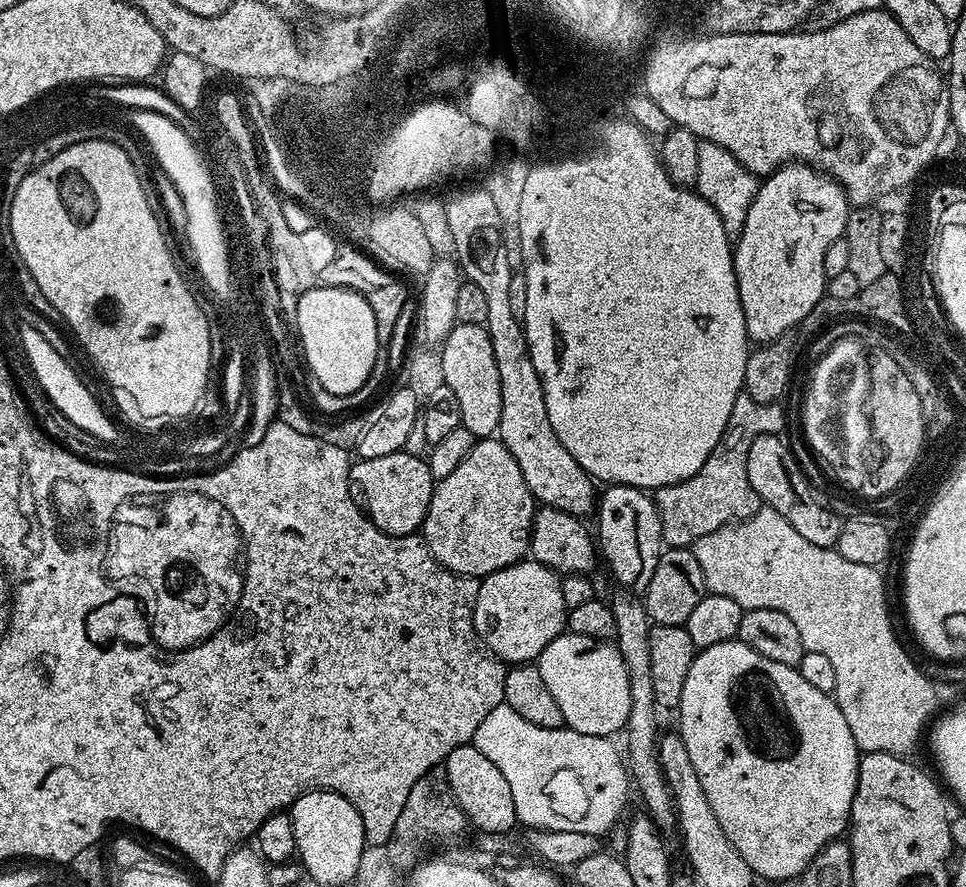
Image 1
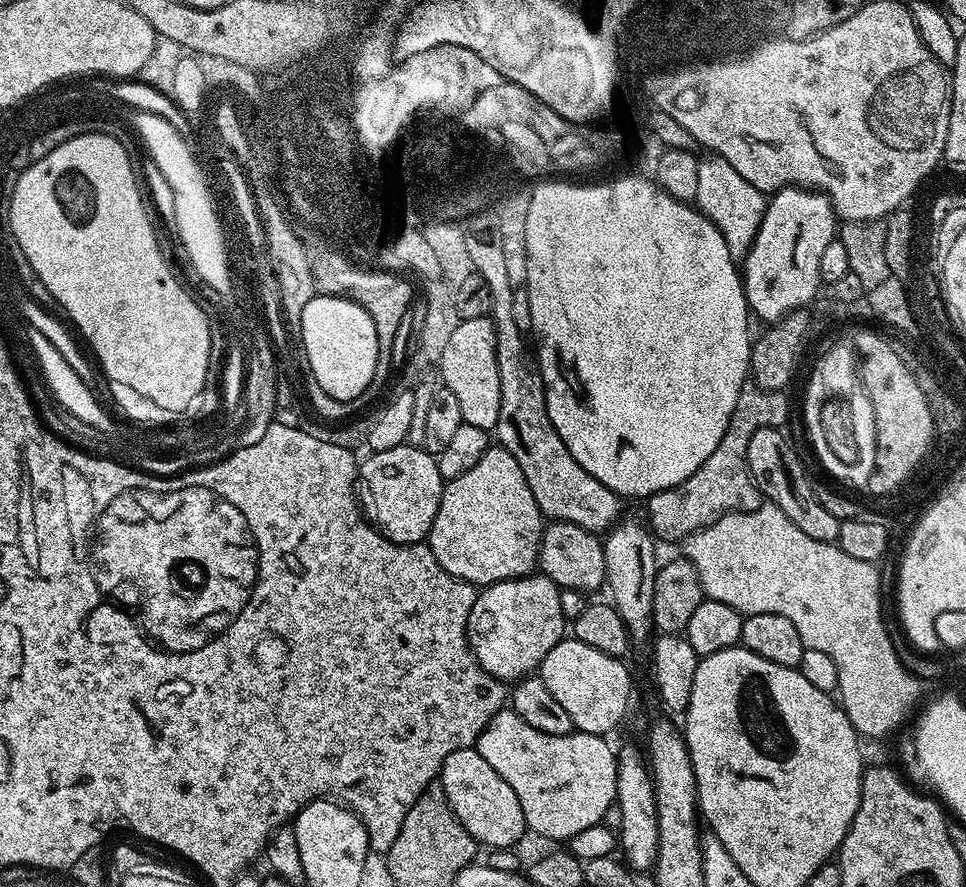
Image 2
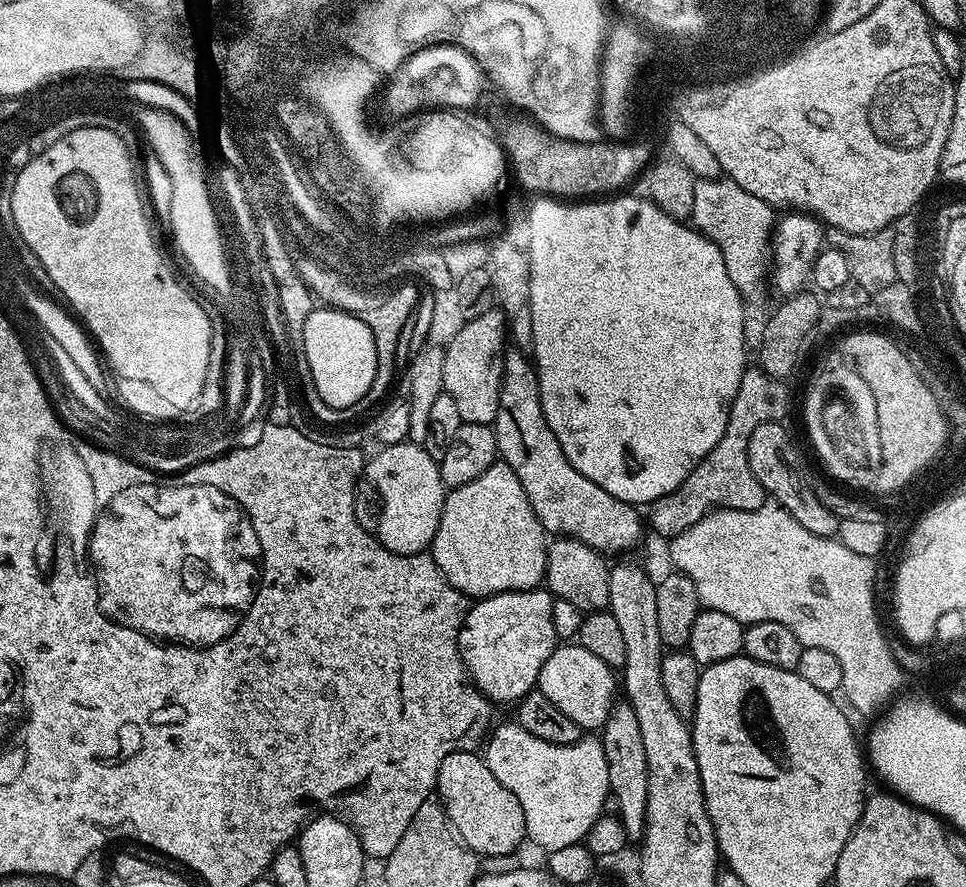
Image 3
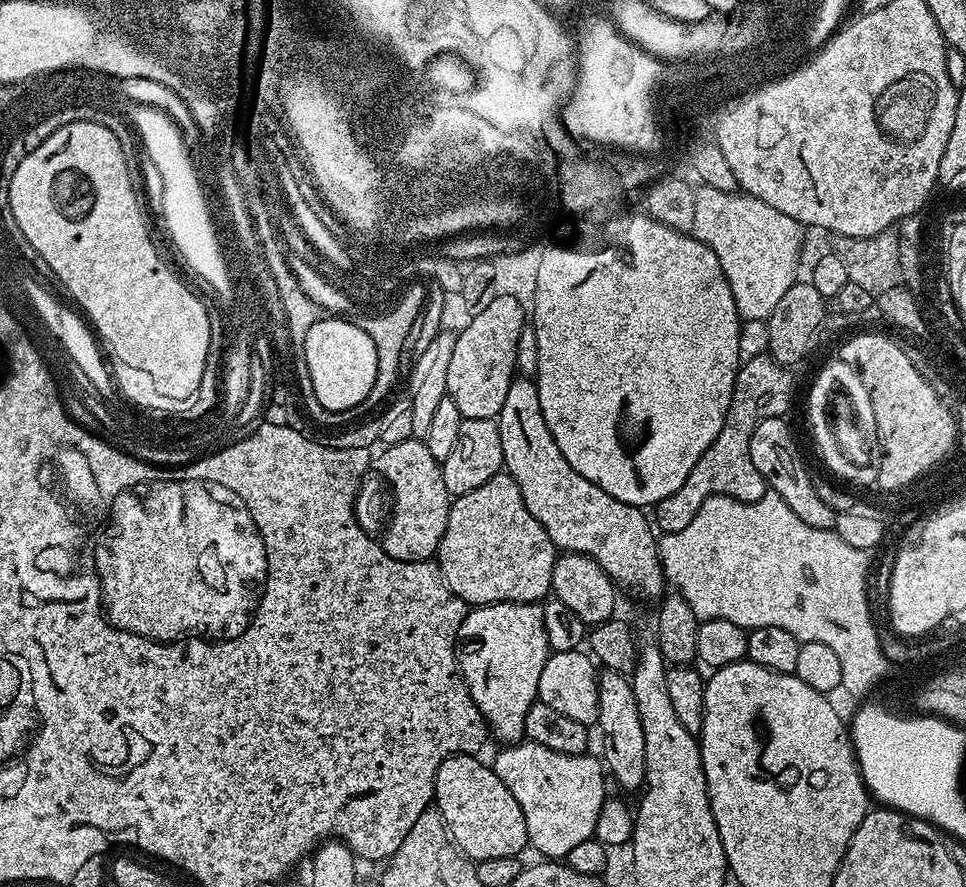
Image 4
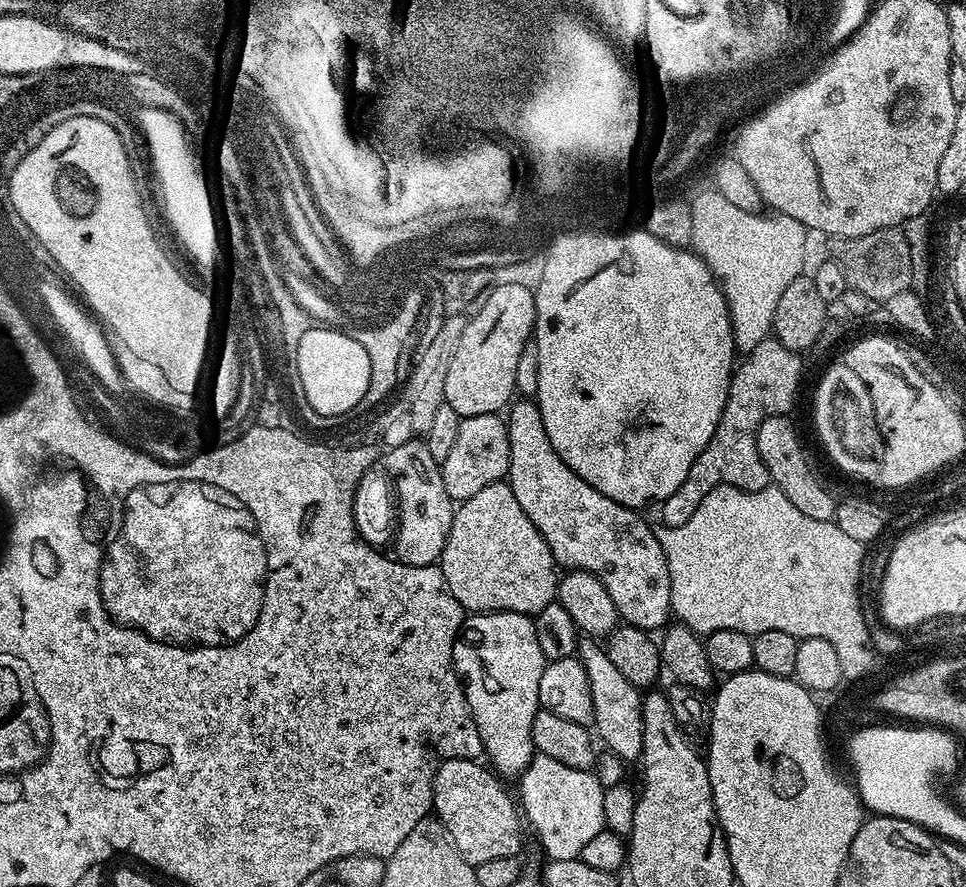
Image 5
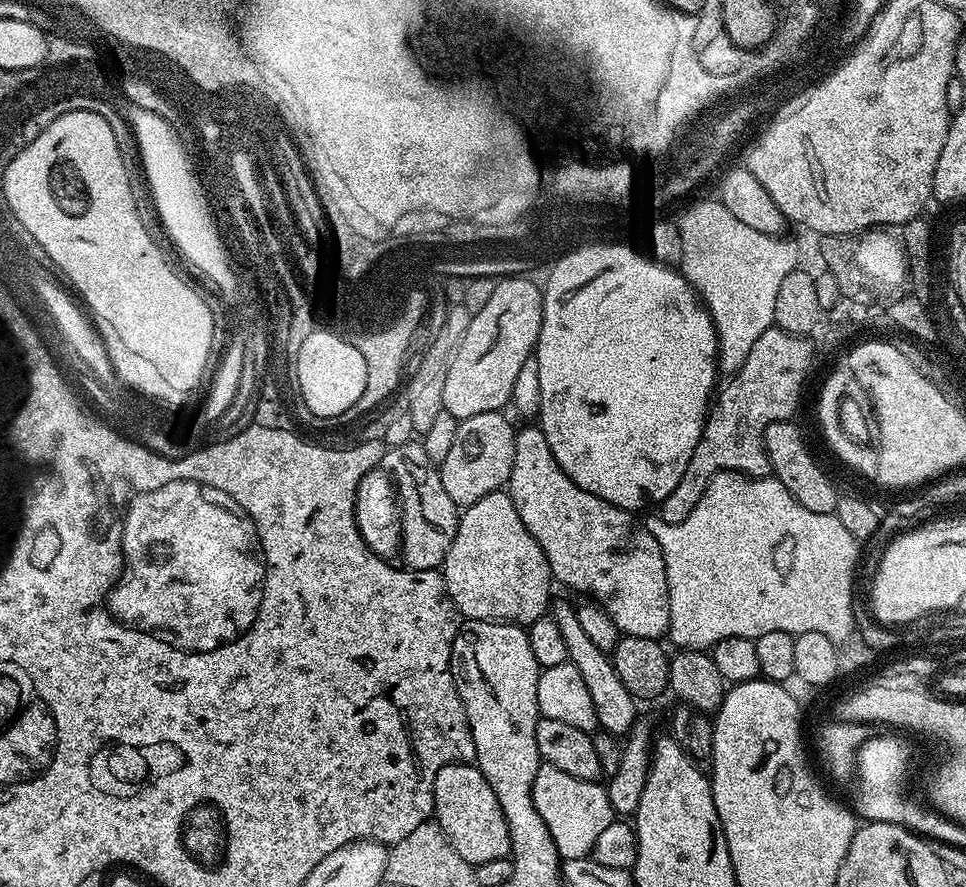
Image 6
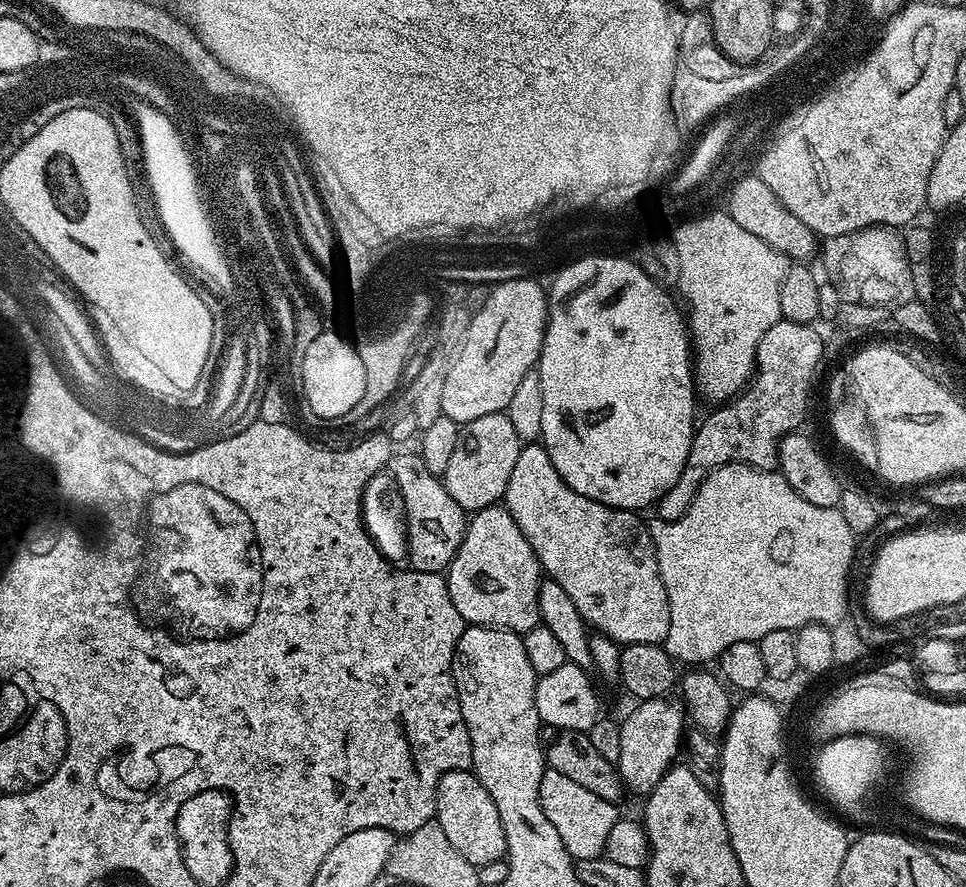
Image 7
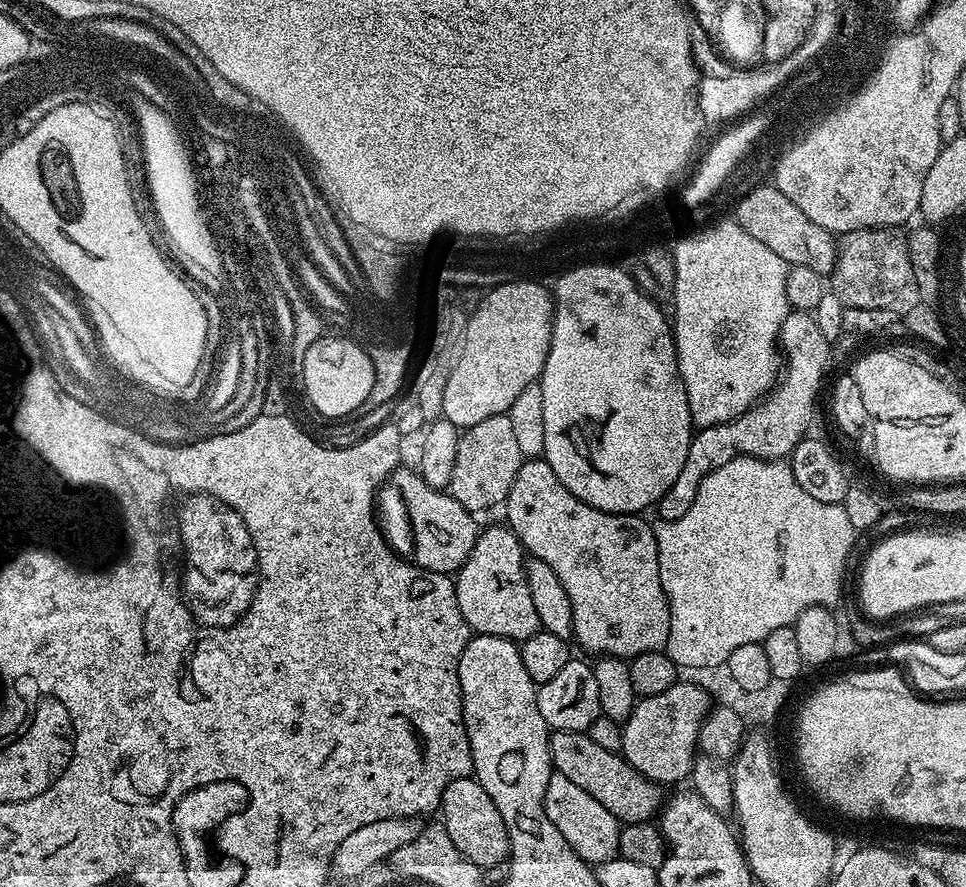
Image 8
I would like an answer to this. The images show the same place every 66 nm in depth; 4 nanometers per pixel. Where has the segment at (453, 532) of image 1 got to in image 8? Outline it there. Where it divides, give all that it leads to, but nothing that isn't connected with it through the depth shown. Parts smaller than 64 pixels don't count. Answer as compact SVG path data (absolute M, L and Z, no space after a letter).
M488 528L479 533L474 542L474 550L470 550L468 561L455 573L456 597L458 610L462 610L462 618L466 618L469 629L481 636L497 636L523 642L529 640L534 633L541 631L538 610L534 610L534 598L530 598L530 586L526 571L526 549L512 532L511 528Z

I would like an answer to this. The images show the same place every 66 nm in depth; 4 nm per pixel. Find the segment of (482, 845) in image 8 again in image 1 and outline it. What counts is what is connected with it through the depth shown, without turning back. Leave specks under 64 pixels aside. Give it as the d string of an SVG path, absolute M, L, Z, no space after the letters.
M469 742L450 750L444 759L442 767L446 770L448 781L452 787L452 797L457 806L463 810L468 823L480 832L511 833L512 827L517 827L516 811L514 810L514 797L510 794L510 786L506 777L498 771L498 766L482 754L476 745Z

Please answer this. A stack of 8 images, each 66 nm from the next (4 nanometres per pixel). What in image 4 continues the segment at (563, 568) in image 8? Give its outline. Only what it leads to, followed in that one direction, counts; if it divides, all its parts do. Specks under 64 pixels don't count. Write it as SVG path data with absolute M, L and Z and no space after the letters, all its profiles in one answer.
M522 375L513 379L510 390L506 390L506 402L502 402L498 423L502 434L503 471L518 482L526 510L538 518L556 549L594 558L621 589L629 588L644 600L659 601L666 592L664 567L660 564L658 536L649 517L648 520L644 517L645 509L610 498L602 486L594 486L594 482L582 478L582 474L562 458L550 426L546 426L535 379Z

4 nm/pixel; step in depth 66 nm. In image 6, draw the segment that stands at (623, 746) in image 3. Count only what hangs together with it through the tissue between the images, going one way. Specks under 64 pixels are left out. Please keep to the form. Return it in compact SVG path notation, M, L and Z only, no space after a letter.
M553 603L550 615L554 622L558 622L558 631L566 641L568 663L576 667L578 674L582 674L586 690L590 690L590 698L594 701L594 714L598 714L599 727L617 738L627 737L632 725L638 719L636 713L638 701L630 694L630 690L626 690L626 686L622 686L622 678L618 678L618 670L614 670L611 655L598 650L598 646L594 646L594 641L582 631L582 626L578 626L578 614L571 603L569 605Z

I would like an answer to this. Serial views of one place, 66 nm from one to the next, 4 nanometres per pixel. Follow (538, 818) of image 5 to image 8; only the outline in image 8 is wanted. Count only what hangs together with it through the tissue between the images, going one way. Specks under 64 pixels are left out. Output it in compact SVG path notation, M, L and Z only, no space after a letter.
M553 771L550 782L546 782L544 809L546 818L550 818L550 822L554 822L554 826L558 826L558 834L562 834L562 838L566 838L566 842L570 842L572 849L589 864L595 866L613 859L617 855L616 847L618 846L618 834L622 827L621 821L616 820L614 814L610 814L610 810L606 810L606 806L602 806L602 802L590 798L590 794L586 794L586 790L574 786L574 782L570 782L570 778L566 778L566 774Z

